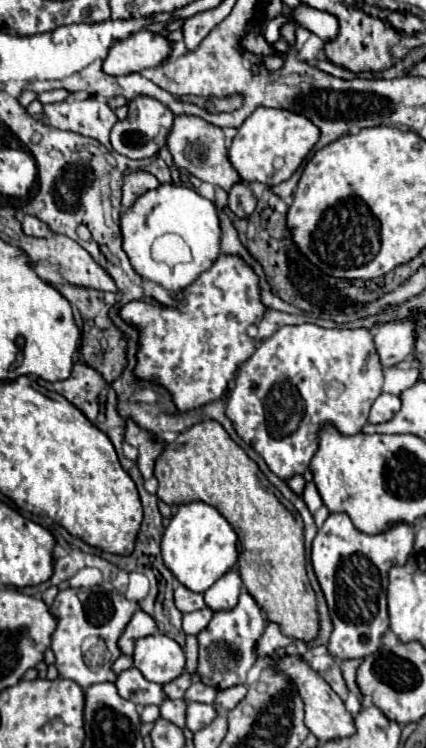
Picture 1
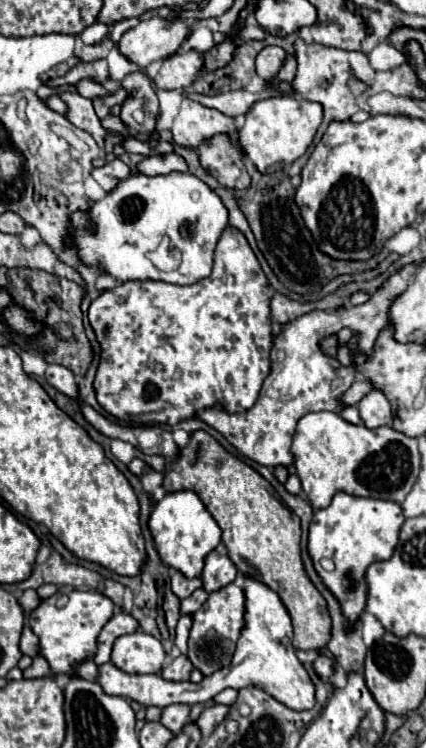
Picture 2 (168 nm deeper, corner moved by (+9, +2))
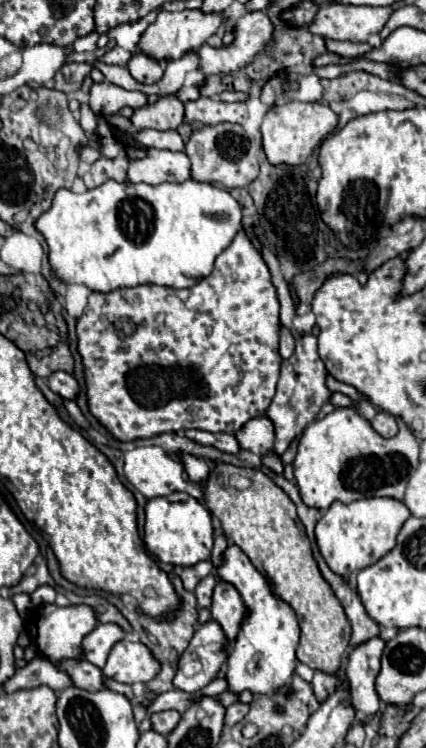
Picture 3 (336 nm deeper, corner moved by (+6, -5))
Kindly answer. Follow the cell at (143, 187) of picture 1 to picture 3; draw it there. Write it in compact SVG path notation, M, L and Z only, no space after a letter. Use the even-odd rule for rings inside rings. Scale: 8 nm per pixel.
M118 156L114 160L108 158L100 158L96 160L90 170L82 176L86 188L96 188L100 184L104 184L106 180L116 180L116 182L126 182L126 172L128 172L128 158L126 156Z

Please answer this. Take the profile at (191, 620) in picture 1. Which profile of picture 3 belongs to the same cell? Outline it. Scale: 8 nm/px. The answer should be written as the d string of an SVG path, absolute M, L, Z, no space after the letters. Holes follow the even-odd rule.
M208 574L208 578L200 580L200 584L196 586L194 594L196 594L198 610L202 610L202 608L208 608L208 606L210 606L210 602L212 602L212 590L214 590L216 582L218 582L218 580L216 580L212 574Z

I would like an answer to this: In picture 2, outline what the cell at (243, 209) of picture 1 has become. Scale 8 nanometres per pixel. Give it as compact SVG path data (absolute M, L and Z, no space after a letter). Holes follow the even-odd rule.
M213 135L197 149L201 167L227 189L247 189L251 177L245 169L245 153L229 135Z

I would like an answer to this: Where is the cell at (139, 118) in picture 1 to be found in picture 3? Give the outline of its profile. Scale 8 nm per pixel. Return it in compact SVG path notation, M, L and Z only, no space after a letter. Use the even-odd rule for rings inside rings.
M136 52L128 60L128 72L130 72L130 76L134 80L138 80L142 84L156 84L162 78L162 74L164 74L162 64L156 62L156 60L152 60L152 58L148 58L142 52Z

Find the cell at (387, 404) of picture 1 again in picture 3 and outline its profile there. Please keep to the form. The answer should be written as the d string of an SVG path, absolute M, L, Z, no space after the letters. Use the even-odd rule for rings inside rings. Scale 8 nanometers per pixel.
M378 410L376 416L374 416L374 420L370 420L370 424L372 424L372 428L374 428L380 436L384 436L384 438L392 438L392 436L396 436L396 432L398 432L396 418L394 418L392 414L384 412L384 410Z

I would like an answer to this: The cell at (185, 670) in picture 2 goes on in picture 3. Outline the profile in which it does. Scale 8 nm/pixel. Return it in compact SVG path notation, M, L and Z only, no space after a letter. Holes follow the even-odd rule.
M206 622L202 624L184 654L180 656L178 662L178 672L174 676L174 686L184 692L198 692L206 684L210 684L220 670L220 666L226 662L226 638L224 632L216 622ZM190 664L190 668L188 668Z

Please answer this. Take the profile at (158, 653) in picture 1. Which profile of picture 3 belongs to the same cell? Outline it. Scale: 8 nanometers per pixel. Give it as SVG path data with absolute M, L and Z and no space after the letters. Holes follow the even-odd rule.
M120 640L114 644L102 672L122 684L150 682L160 672L160 662L142 642Z

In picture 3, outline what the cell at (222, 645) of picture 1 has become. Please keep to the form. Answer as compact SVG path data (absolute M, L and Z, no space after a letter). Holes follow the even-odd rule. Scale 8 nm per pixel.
M224 580L218 582L212 596L212 620L218 622L226 634L228 640L236 640L240 618L244 618L244 602L240 602L240 594L236 594L236 588Z

